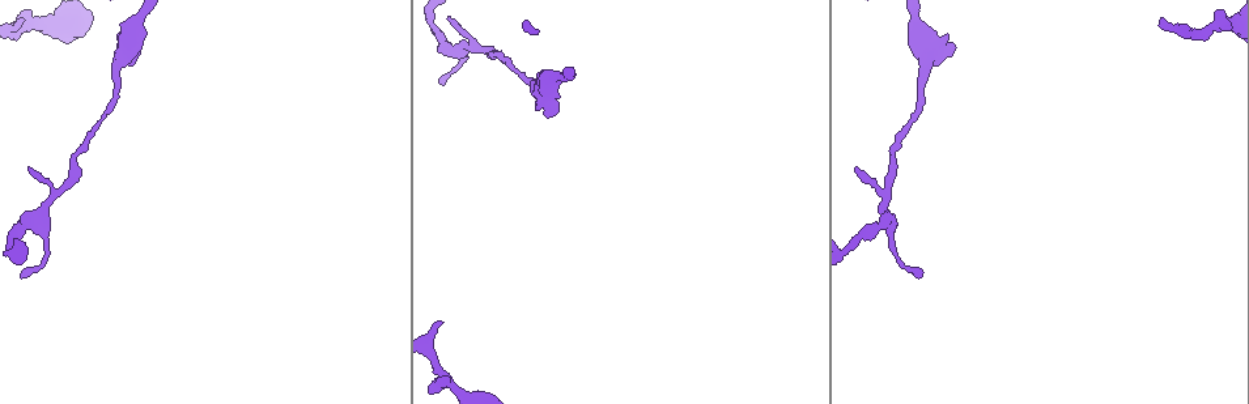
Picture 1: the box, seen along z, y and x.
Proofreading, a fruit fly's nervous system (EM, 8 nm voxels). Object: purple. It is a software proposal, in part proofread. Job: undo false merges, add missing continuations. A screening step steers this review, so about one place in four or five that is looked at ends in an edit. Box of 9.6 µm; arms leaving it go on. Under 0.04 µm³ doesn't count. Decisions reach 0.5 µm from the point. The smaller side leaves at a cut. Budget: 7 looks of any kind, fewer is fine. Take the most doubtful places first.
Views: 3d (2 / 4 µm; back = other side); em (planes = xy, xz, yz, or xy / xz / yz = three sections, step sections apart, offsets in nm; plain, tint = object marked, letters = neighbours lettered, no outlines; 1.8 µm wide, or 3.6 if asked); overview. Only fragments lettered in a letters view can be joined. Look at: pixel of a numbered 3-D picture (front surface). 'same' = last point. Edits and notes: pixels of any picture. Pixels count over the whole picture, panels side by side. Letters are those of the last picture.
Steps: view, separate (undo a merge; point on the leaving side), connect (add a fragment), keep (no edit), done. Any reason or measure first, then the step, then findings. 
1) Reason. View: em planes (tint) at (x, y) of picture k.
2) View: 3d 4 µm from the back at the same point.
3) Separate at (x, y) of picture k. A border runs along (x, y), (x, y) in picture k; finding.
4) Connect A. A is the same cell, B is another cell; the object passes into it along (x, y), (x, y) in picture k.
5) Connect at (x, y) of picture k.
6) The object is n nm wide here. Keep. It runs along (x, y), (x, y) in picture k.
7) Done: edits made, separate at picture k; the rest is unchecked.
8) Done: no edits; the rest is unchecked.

End of a long branch. View: em planes (letters) at (23, 20) of picture 1.

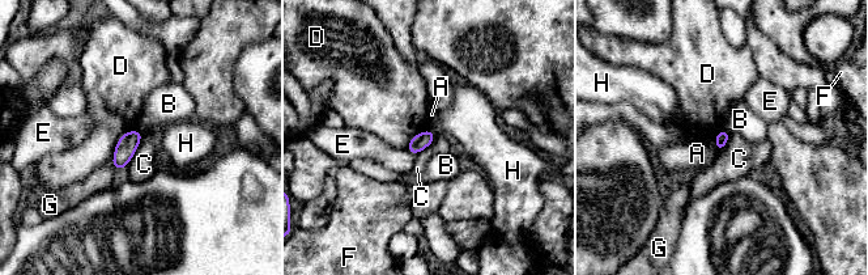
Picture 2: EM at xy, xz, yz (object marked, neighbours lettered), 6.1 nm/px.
The longest contact is with D, 280 nm. Keep. A, B, C, D, E, F, G and H are other cells; a border runs along (143, 134), (136, 152), (124, 168) in picture 2; no lettered fragment goes on from it.

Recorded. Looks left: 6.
Tapers out. View: 3d 4 µm from the back at (440, 83) of picture 1.

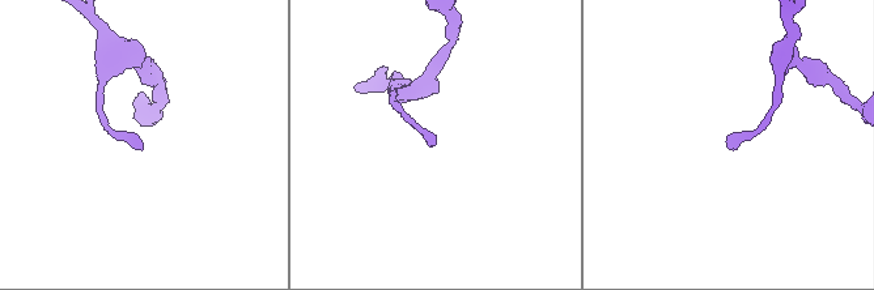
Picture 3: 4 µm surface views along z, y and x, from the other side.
View: em xy step 8 (tint) at (139, 145) of picture 3.

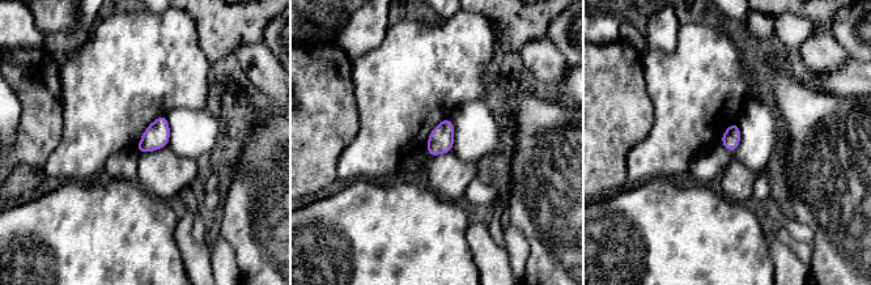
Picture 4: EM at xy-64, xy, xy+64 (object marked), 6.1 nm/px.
Another direction. View: em planes (letters) at the same point.

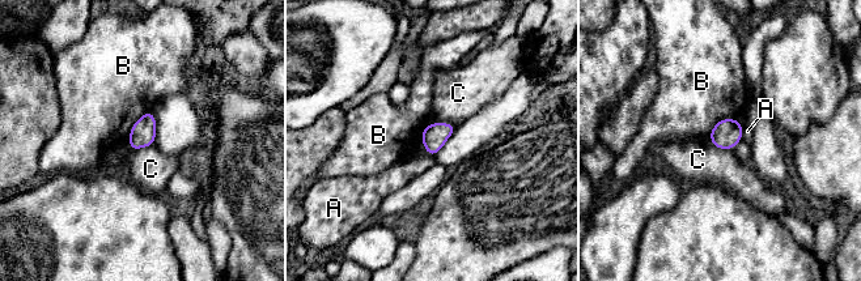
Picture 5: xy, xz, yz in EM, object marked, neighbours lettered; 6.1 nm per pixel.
The object is 150 nm wide here. Keep. A, B and C are other cells; a border runs along (708, 139), (716, 147), (732, 150) in picture 5; none of them fits.

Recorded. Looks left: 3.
Thick end. View: em planes (plain) at (947, 38) of picture 1.

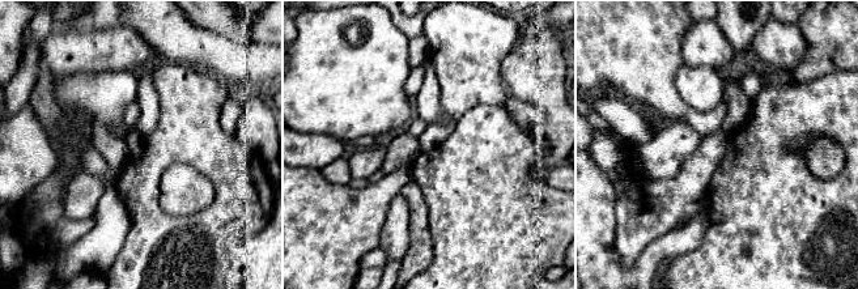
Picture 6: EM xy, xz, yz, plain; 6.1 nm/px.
View: em planes (tint) at the same point.

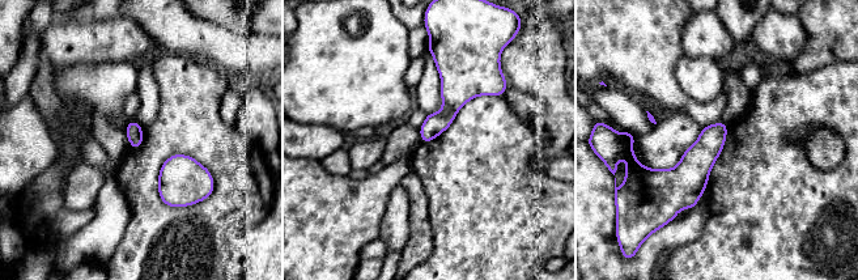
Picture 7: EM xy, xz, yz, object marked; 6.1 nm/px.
View: em planes (letters) at the same point.

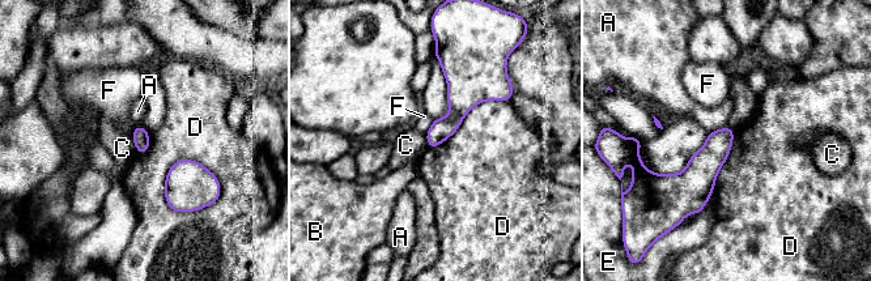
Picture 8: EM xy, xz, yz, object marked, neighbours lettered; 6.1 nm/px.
The longest contact is with D, 360 nm. Keep. A, B, C, D, E and F are other cells; a border runs along (164, 178), (196, 160), (221, 190) in picture 8; no lettered fragment goes on from it.

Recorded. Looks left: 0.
Done: no edits; the rest is unchecked.

